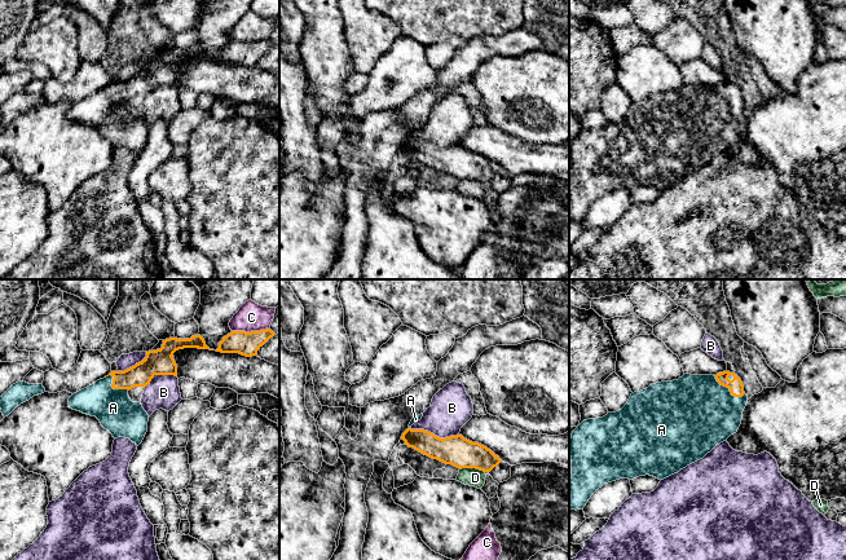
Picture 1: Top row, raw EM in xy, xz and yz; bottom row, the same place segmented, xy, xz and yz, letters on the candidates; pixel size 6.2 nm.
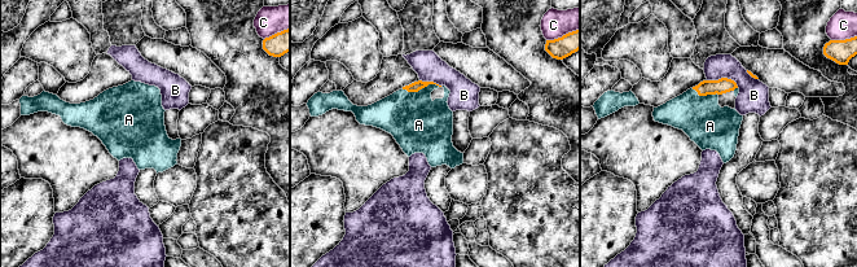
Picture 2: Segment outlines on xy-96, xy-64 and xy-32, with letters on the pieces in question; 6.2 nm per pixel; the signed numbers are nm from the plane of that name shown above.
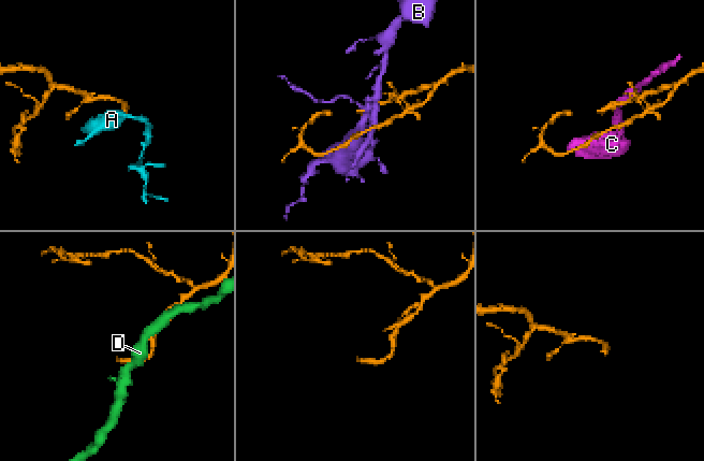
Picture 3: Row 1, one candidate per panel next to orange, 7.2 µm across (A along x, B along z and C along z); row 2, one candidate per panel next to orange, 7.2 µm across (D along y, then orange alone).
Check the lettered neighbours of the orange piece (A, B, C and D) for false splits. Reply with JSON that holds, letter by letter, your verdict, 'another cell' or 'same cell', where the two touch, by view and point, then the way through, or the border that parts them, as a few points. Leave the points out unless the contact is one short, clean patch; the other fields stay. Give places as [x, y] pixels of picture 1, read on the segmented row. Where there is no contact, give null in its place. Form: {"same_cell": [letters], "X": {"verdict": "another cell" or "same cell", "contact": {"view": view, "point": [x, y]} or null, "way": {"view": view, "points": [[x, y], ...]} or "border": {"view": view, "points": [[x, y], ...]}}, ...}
{"same_cell": ["A"], "A": {"verdict": "same cell", "contact": {"view": "yz", "point": [730, 389]}, "way": {"view": "yz", "points": [[736, 388], [730, 389], [697, 413]]}}, "B": {"verdict": "another cell", "contact": {"view": "xz", "point": [432, 433]}, "border": {"view": "xz", "points": [[409, 427], [427, 430], [440, 437], [458, 435]]}}, "C": {"verdict": "another cell", "contact": {"view": "xy", "point": [251, 331]}}, "D": {"verdict": "another cell", "contact": {"view": "xz", "point": [472, 467]}, "border": {"view": "xz", "points": [[459, 468], [479, 468], [484, 472]]}}}

